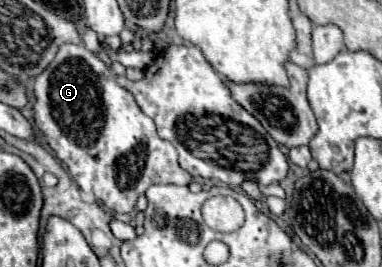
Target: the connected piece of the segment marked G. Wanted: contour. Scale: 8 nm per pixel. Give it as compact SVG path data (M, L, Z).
M71 43L61 45L51 65L35 81L35 99L35 127L45 133L57 159L63 161L81 191L93 193L113 213L133 213L137 197L153 183L189 185L191 175L179 167L173 145L157 135L155 123L139 109L135 97L117 83L111 69L89 49Z

